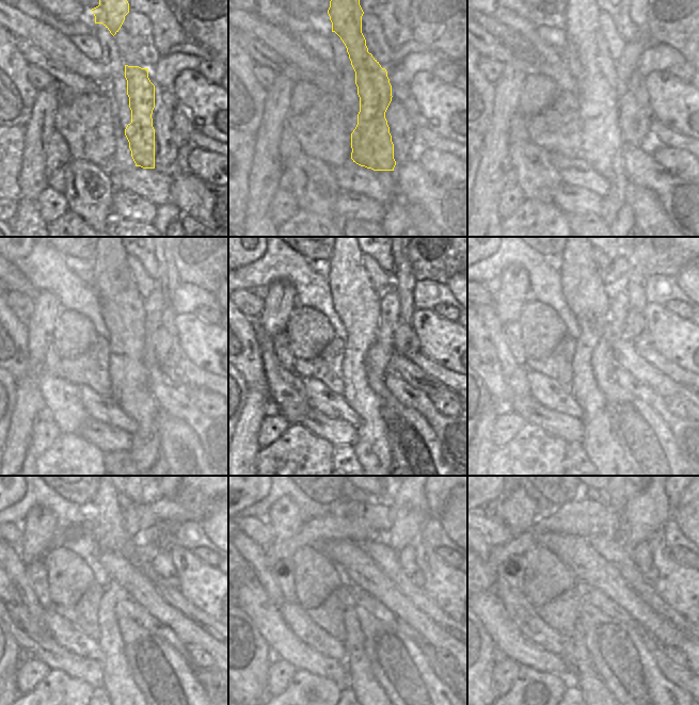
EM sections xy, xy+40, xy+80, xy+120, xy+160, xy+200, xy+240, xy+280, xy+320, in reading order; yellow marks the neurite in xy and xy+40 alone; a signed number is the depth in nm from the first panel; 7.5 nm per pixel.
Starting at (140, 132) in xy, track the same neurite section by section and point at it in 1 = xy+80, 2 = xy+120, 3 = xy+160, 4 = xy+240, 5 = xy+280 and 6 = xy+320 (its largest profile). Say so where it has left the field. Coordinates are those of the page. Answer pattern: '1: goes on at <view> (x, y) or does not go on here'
1: goes on at xy+80 (604, 144)
2: goes on at xy+120 (122, 306)
3: goes on at xy+160 (355, 301)
4: goes on at xy+240 (118, 682)
5: goes on at xy+280 (358, 678)
6: goes on at xy+320 (583, 611)

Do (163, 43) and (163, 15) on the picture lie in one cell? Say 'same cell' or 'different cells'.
same cell

